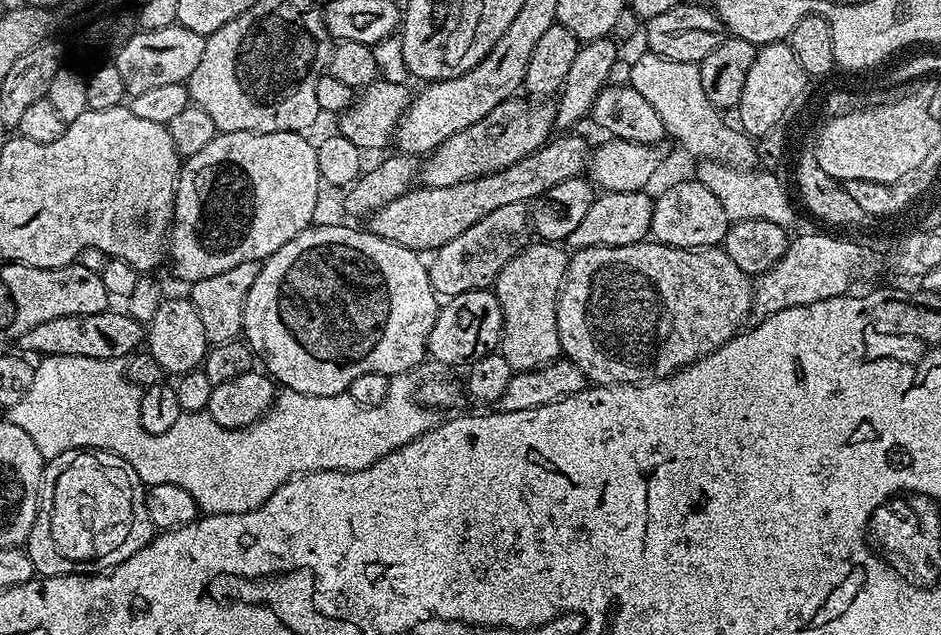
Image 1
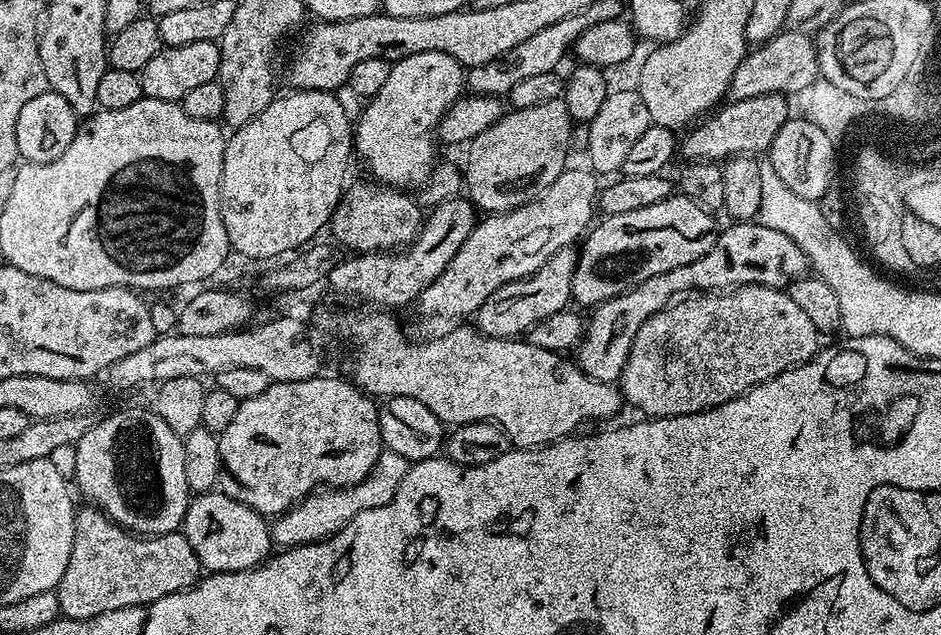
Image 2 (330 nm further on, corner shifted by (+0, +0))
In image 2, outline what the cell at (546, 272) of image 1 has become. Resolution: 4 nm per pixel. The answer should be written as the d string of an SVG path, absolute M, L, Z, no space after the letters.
M732 222L729 225L725 232L723 229L717 235L714 246L702 254L702 258L694 258L694 262L686 262L686 266L666 270L666 274L654 274L591 309L592 317L589 315L586 320L586 335L574 352L575 363L586 375L600 384L619 381L642 322L685 294L697 290L714 292L741 288L744 284L761 284L784 290L809 271L806 254L791 238L786 238L782 230L770 230L770 226L759 222Z

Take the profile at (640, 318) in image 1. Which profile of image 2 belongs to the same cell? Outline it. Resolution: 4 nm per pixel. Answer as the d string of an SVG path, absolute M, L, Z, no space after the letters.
M744 284L741 288L729 288L727 290L717 290L714 292L704 292L703 294L688 294L683 298L662 309L658 314L646 318L630 346L630 354L626 366L622 370L618 387L621 397L628 400L634 407L648 418L657 416L681 416L682 414L694 414L695 412L705 412L708 408L717 408L734 398L738 398L744 392L748 392L754 386L782 374L788 368L797 368L799 364L805 364L812 359L822 347L821 333L816 331L814 322L806 318L806 313L794 303L794 298L788 296L787 291L779 288L767 288L761 284Z

